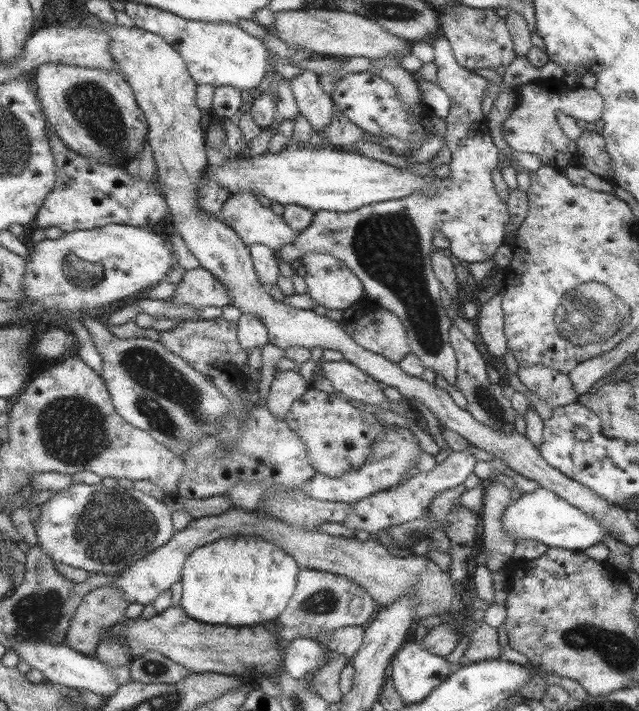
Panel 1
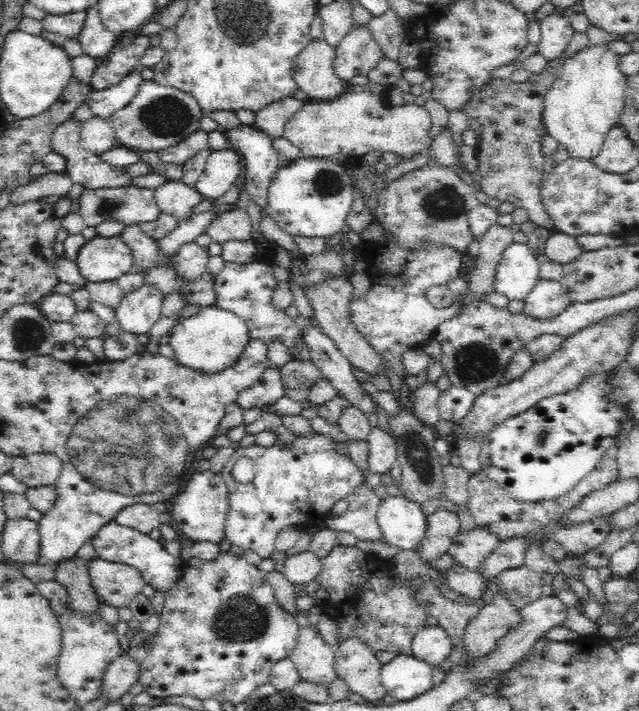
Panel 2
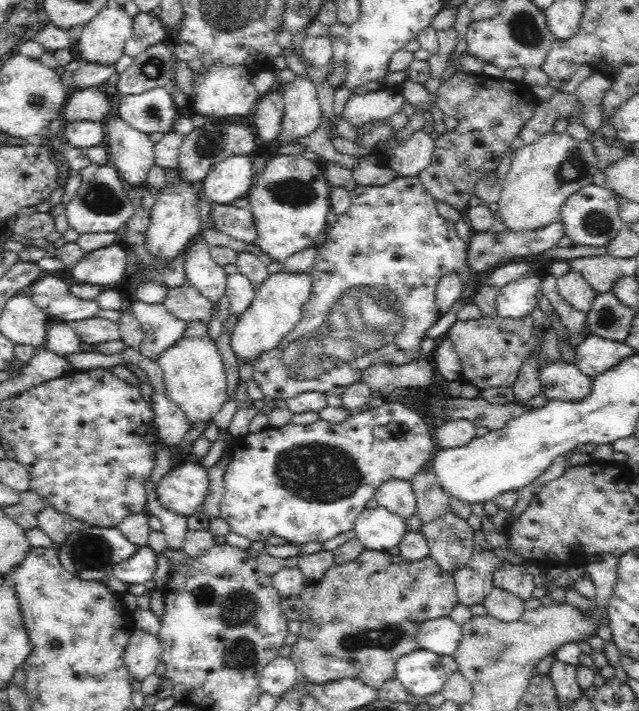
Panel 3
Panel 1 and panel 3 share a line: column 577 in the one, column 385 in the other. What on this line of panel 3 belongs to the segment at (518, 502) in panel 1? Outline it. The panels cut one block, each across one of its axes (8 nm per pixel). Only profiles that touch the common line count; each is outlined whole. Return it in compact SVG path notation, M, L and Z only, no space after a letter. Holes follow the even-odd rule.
M383 506L375 509L364 509L357 517L353 526L355 539L365 550L387 552L397 546L405 535L404 520L394 513L388 512Z

